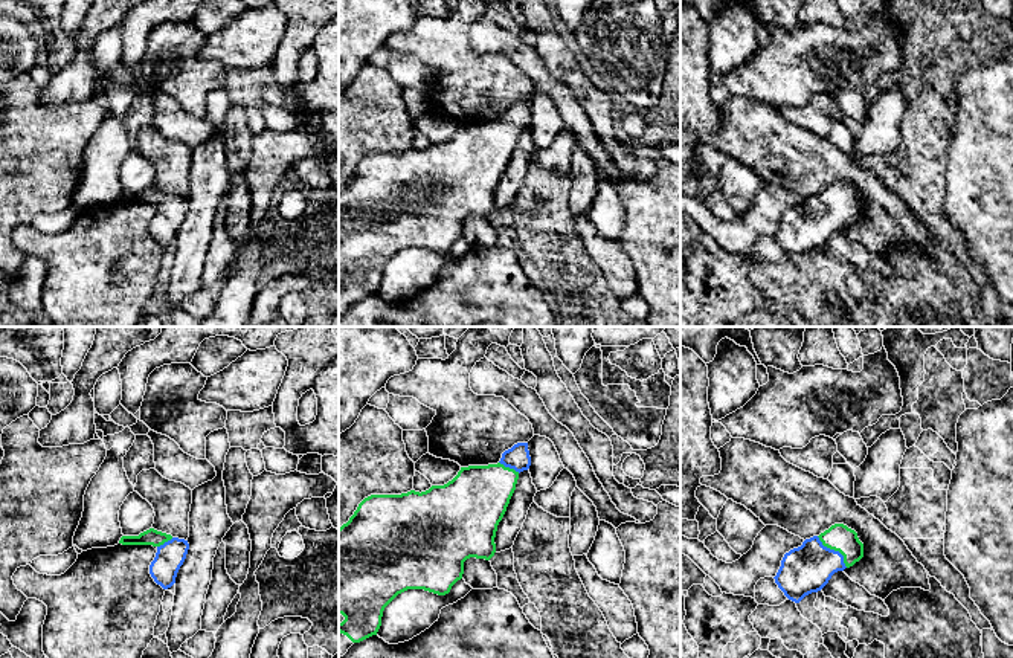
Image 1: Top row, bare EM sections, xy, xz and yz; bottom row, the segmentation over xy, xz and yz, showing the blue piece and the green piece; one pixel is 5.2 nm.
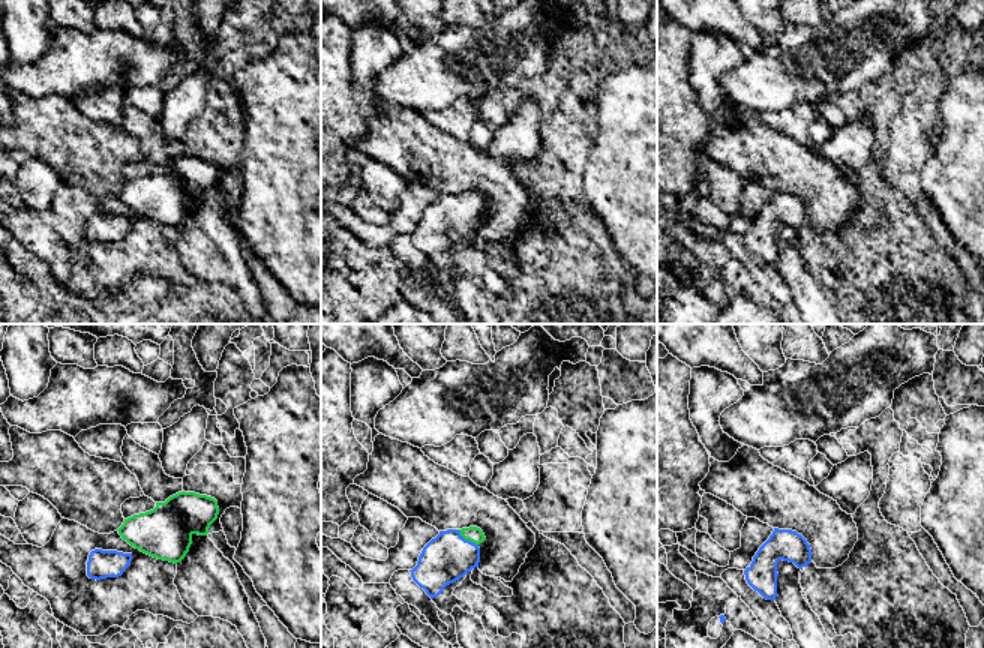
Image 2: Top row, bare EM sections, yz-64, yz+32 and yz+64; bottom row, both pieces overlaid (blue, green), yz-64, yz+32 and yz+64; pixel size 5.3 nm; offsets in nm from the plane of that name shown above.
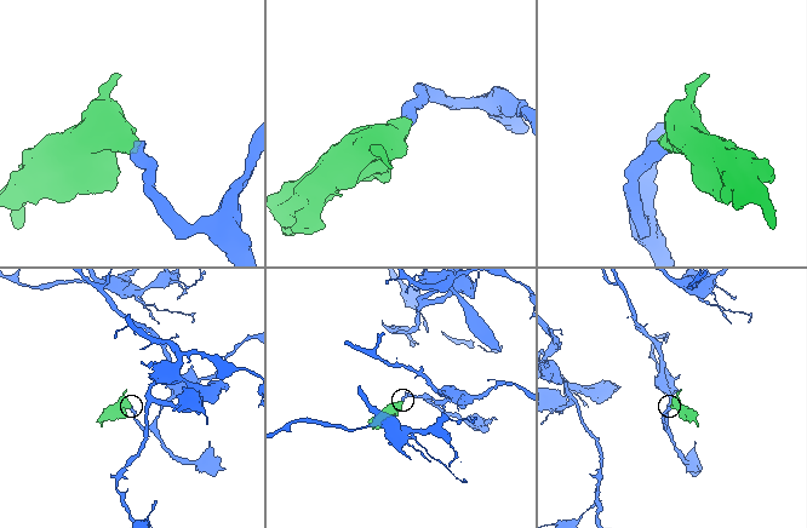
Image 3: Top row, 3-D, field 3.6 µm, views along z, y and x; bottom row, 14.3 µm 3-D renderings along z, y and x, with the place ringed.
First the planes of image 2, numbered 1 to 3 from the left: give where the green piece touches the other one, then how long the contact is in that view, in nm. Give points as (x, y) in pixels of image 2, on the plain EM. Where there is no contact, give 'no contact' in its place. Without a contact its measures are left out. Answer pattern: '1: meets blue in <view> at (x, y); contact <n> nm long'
1: no contact
2: meets blue in yz+32 at (467, 204); contact 150 nm long
3: no contact

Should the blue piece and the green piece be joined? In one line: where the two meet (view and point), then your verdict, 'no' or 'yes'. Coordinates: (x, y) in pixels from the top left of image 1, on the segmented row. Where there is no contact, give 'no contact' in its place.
yz (833, 550) | yes

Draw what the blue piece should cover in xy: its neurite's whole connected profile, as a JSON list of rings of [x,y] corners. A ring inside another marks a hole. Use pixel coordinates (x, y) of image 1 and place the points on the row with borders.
[[[150,528],[139,536],[122,536],[122,545],[153,545],[157,548],[156,557],[150,565],[150,574],[163,589],[175,583],[177,573],[183,565],[189,543],[185,539]]]

